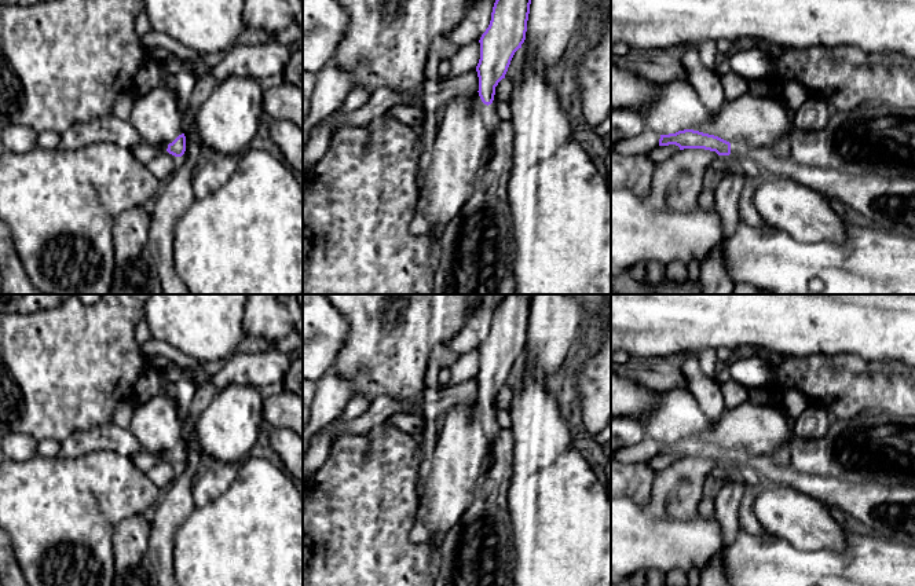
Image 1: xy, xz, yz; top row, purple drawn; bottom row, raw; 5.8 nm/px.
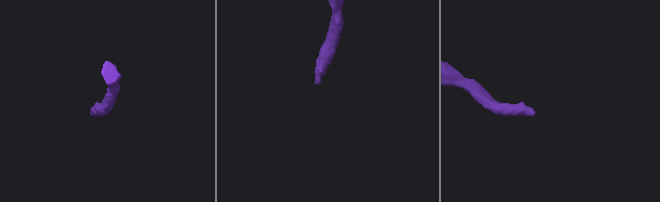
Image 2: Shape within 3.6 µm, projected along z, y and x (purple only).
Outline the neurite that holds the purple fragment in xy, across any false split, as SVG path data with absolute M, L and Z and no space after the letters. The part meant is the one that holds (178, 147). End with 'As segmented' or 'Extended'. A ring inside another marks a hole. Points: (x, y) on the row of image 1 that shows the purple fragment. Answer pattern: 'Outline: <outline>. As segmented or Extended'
Outline: M184 133L179 135L172 143L169 143L166 151L175 157L182 157L186 151Z. As segmented

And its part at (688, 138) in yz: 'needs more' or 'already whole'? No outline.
needs more

